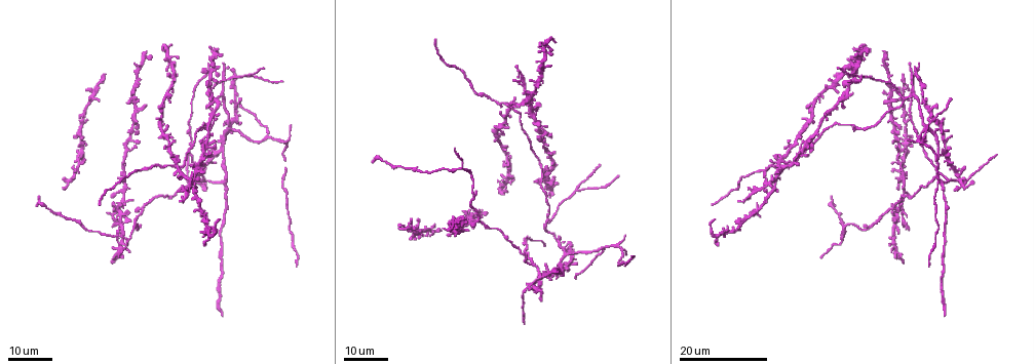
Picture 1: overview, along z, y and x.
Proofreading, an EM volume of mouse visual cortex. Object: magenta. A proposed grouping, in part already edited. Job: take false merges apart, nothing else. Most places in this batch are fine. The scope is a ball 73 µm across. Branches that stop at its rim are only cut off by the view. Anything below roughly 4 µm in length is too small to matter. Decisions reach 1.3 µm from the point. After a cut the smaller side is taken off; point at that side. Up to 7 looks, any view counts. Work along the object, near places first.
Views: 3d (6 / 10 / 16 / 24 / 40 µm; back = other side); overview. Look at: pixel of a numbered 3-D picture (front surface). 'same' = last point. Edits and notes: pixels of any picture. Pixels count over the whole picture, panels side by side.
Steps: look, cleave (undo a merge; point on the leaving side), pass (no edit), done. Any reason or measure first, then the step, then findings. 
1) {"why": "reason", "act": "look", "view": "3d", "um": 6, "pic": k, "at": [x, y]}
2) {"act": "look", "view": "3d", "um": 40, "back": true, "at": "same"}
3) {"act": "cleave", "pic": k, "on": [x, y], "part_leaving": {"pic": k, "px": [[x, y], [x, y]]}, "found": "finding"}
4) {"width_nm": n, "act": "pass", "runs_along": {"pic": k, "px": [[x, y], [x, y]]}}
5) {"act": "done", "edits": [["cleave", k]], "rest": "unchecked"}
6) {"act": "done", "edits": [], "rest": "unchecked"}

{"why": "a fork", "act": "look", "view": "3d", "um": 16, "pic": 1, "at": [128, 239]}

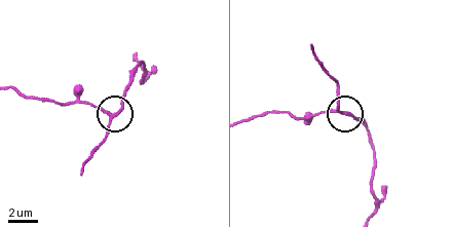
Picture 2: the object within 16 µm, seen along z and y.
{"act": "look", "view": "3d", "um": 6, "pic": 2, "at": [341, 113]}

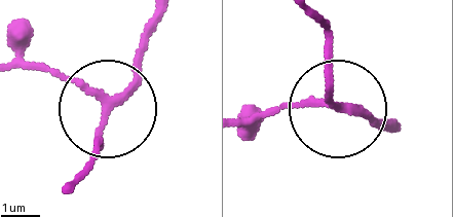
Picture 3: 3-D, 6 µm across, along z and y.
{"act": "pass", "runs_along": {"pic": 3, "px": [[388, 128], [336, 104], [319, 12]]}, "found": "continuous, no second neuron"}

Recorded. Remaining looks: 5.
{"act": "look", "view": "3d", "um": 24, "pic": 1, "at": [131, 100]}

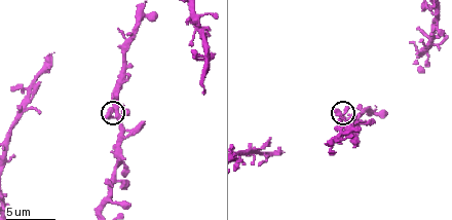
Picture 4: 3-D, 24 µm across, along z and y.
{"why": "closer look", "act": "look", "view": "3d", "um": 6, "pic": 4, "at": [110, 112]}

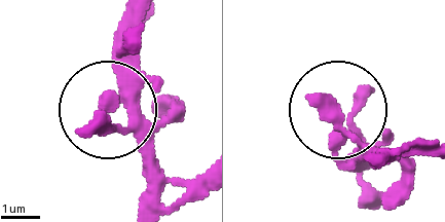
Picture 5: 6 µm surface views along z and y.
{"why": "from behind", "act": "look", "view": "3d", "um": 6, "back": true, "pic": 5, "at": [104, 109]}

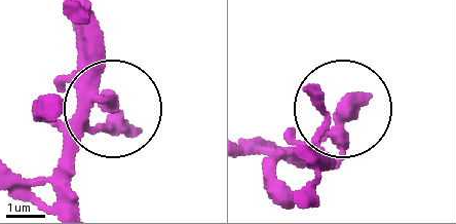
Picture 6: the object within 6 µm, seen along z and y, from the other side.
{"width_nm": 530, "act": "pass", "found": "continuous, no second neuron"}

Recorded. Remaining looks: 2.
{"why": "two arms at a narrow angle", "act": "look", "view": "3d", "um": 24, "pic": 1, "at": [118, 209]}

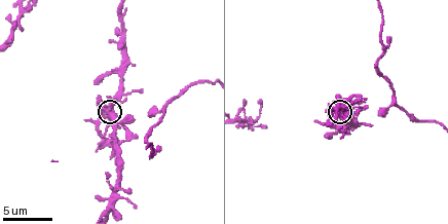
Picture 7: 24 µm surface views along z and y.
{"act": "look", "view": "3d", "um": 10, "pic": 7, "at": [105, 108]}

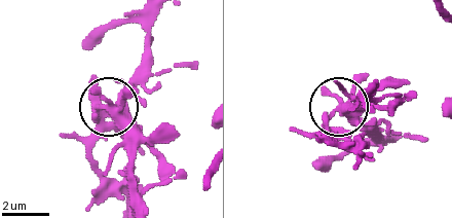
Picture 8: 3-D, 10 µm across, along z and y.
{"width_nm": 350, "act": "cleave", "pic": 8, "on": [95, 143], "found": "two neurons meet here"}

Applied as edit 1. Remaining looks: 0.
{"act": "done", "edits": [["cleave", 8]], "rest": "unchecked"}

